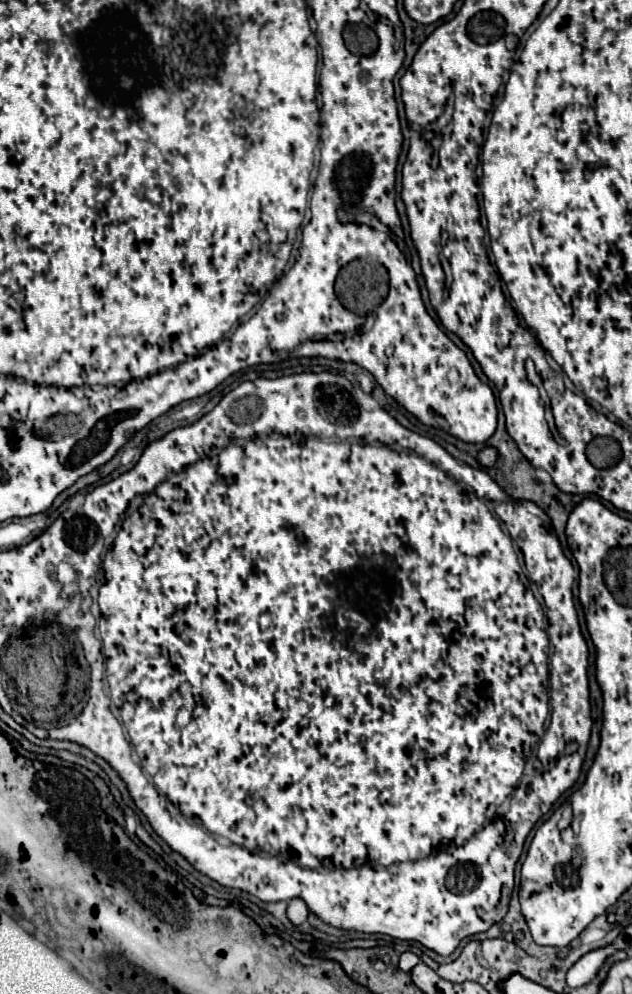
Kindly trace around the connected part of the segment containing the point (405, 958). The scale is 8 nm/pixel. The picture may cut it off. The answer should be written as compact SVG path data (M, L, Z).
M407 951L407 953L403 953L403 955L401 955L401 959L399 959L399 969L401 969L401 971L405 971L405 973L409 973L417 963L419 963L419 957L417 957L415 953Z

